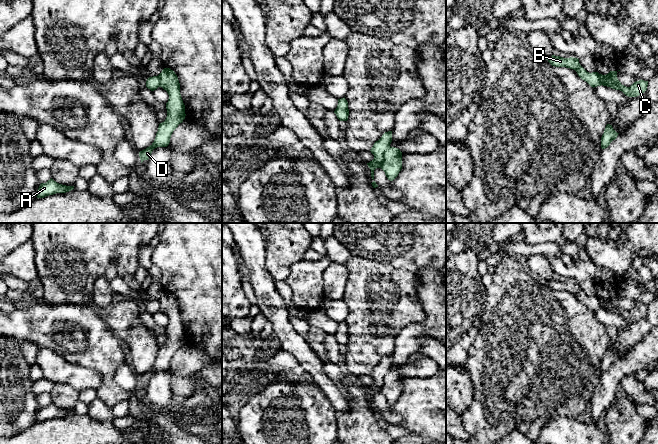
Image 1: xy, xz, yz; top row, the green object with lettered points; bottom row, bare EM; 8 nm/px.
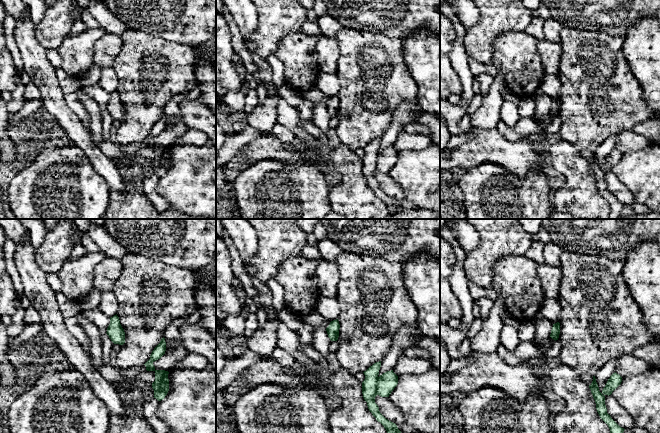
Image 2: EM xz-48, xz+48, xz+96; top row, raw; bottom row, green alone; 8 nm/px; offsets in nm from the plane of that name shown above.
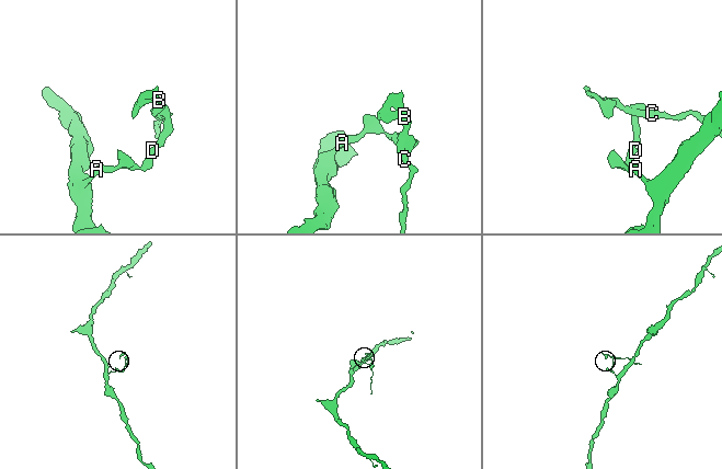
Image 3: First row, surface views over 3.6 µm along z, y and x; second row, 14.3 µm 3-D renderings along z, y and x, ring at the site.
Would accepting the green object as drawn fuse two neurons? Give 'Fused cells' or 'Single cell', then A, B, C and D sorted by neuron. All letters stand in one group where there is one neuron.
Fused cells. Groups: A D / B C

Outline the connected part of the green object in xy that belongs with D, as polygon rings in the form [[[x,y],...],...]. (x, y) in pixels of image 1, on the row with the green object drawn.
[[[164,68],[158,75],[160,87],[169,95],[166,103],[167,117],[159,124],[154,142],[146,149],[139,152],[141,163],[148,160],[152,151],[157,147],[167,147],[173,131],[185,119],[185,105],[180,94],[180,83],[177,75],[170,68]]]

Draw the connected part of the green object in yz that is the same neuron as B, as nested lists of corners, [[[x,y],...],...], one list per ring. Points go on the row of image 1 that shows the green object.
[[[552,55],[549,58],[545,58],[552,66],[555,67],[566,67],[566,68],[570,68],[573,69],[577,72],[578,76],[586,81],[591,87],[597,87],[597,86],[607,86],[610,87],[610,82],[606,79],[603,79],[601,77],[601,74],[599,74],[598,72],[592,72],[589,73],[587,72],[579,63],[579,59],[578,58],[563,58],[560,56],[555,56]]]

